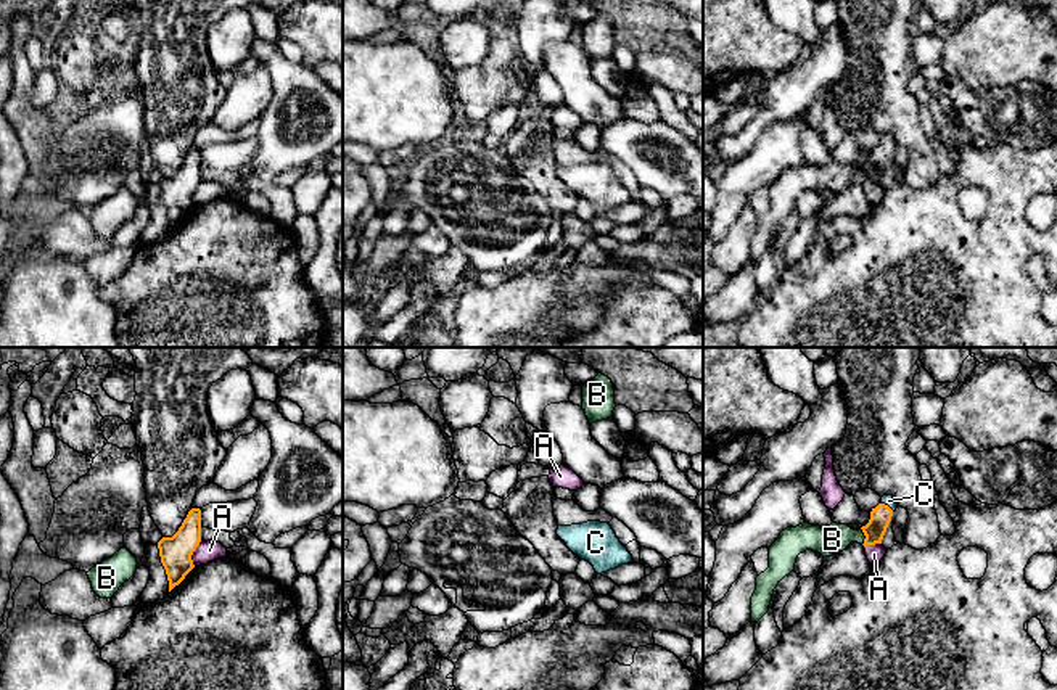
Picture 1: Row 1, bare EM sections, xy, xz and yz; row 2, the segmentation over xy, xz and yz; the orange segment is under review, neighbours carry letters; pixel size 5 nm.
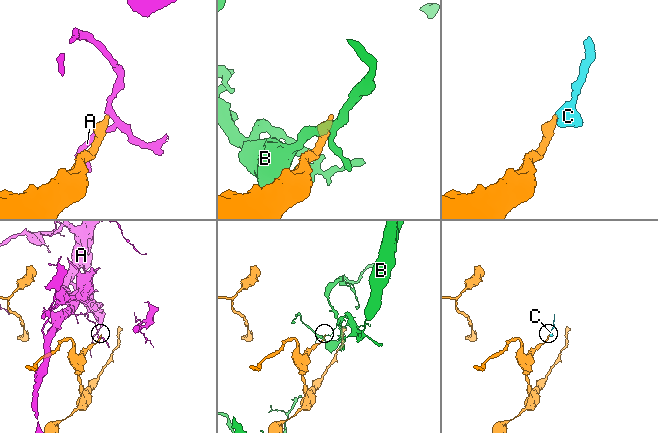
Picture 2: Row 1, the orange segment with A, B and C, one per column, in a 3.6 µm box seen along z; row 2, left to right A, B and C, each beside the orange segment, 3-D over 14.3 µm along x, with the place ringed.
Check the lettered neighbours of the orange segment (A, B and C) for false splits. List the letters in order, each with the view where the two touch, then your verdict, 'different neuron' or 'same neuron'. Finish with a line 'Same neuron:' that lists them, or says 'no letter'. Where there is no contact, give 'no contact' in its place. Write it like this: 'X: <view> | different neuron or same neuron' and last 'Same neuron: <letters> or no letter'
A: xy | different neuron
B: yz | different neuron
C: yz | same neuron
Same neuron: C

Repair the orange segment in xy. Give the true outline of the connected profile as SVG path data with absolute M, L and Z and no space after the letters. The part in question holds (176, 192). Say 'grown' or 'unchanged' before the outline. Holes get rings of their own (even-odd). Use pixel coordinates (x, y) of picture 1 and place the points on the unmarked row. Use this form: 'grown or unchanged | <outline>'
unchanged | M191 148L172 177L158 182L161 203L169 220L169 232L195 207L191 195L201 182L201 150Z

